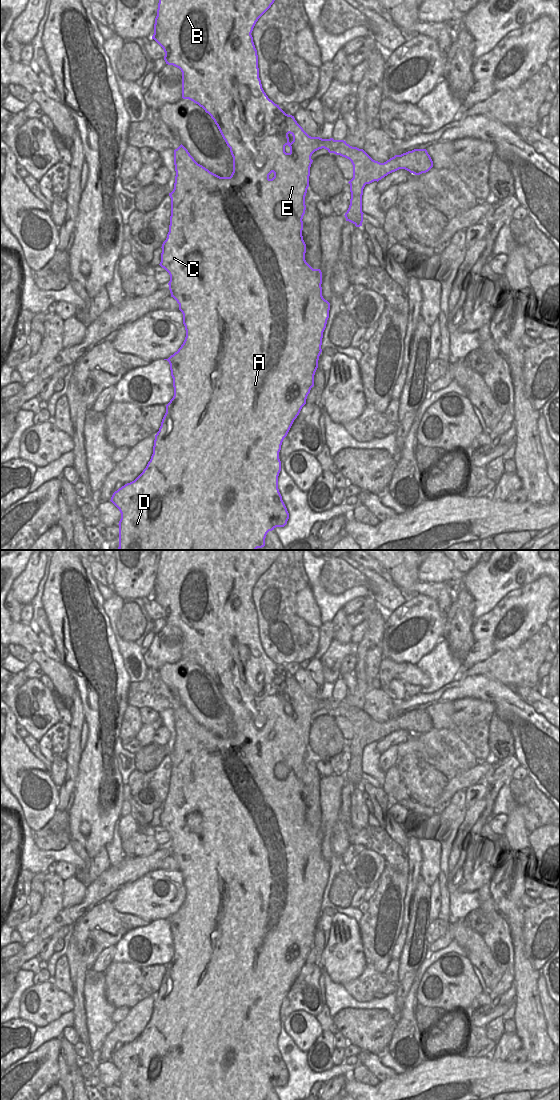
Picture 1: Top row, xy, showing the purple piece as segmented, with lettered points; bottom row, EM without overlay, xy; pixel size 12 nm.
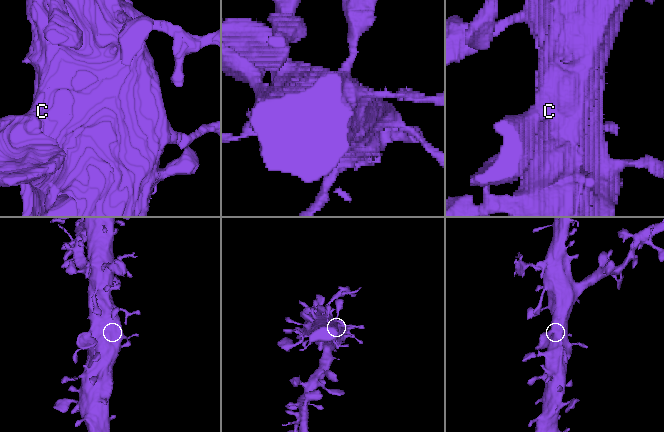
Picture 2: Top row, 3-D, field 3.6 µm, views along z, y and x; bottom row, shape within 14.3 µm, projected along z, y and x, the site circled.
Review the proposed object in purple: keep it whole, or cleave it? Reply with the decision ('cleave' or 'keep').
keep

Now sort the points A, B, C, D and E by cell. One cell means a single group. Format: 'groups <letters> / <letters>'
groups A B C D E

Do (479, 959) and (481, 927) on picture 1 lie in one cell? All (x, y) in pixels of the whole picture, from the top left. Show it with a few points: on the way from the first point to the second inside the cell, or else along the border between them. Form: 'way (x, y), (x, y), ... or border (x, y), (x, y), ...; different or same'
border (461, 921), (481, 935); different

